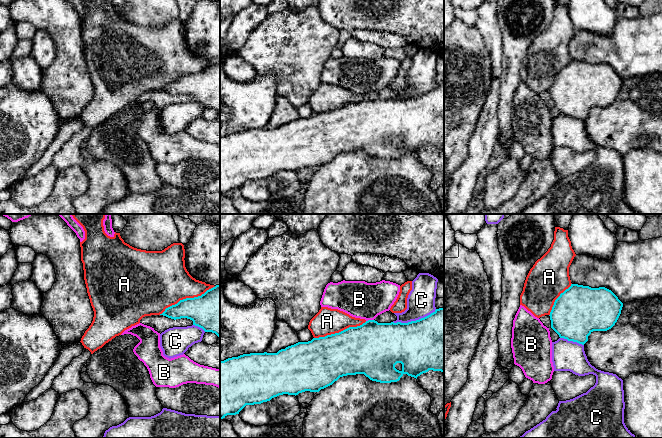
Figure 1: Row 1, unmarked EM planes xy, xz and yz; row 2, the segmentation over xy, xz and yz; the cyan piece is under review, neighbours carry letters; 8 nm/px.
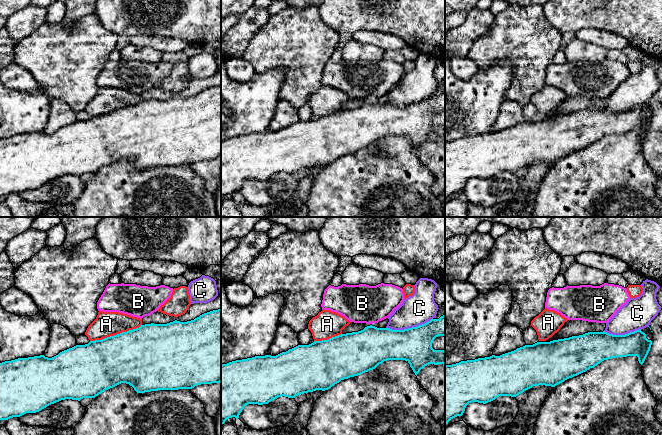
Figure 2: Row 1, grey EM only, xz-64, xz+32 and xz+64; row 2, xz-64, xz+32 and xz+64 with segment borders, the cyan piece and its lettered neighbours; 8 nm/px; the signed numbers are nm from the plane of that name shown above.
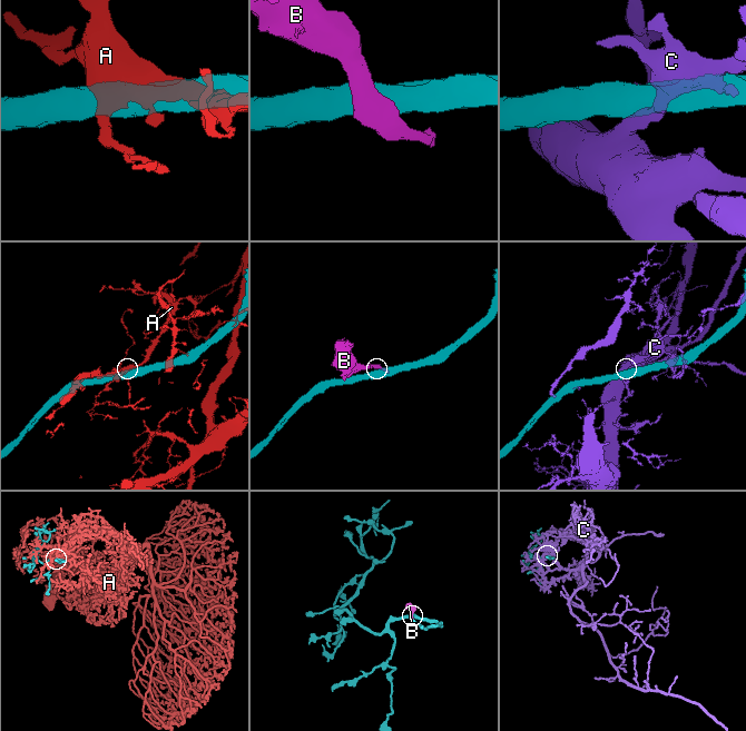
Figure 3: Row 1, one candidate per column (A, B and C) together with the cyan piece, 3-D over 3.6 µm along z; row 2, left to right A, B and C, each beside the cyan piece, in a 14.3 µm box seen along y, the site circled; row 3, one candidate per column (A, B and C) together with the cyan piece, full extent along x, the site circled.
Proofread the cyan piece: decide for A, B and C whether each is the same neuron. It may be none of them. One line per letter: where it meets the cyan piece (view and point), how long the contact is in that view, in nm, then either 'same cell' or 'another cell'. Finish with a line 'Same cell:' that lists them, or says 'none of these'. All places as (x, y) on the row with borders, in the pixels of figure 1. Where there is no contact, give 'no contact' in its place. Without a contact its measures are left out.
A: meets cyan in xy at (187, 298); contact 500 nm long; another cell
B: meets cyan in xz at (369, 320); contact 70 nm long; another cell
C: meets cyan in xz at (414, 321); contact 360 nm long; another cell
Same cell: none of these

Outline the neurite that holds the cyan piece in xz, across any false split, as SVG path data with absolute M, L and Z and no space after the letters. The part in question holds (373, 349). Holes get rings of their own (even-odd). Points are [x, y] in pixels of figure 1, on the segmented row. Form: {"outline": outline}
{"outline": "M444 307L408 323L368 320L339 333L298 342L277 353L250 353L220 361L220 419L239 414L246 405L261 404L279 395L296 396L305 391L319 392L347 375L364 374L372 381L391 383L399 381L404 374L417 379L429 370L444 373Z"}

